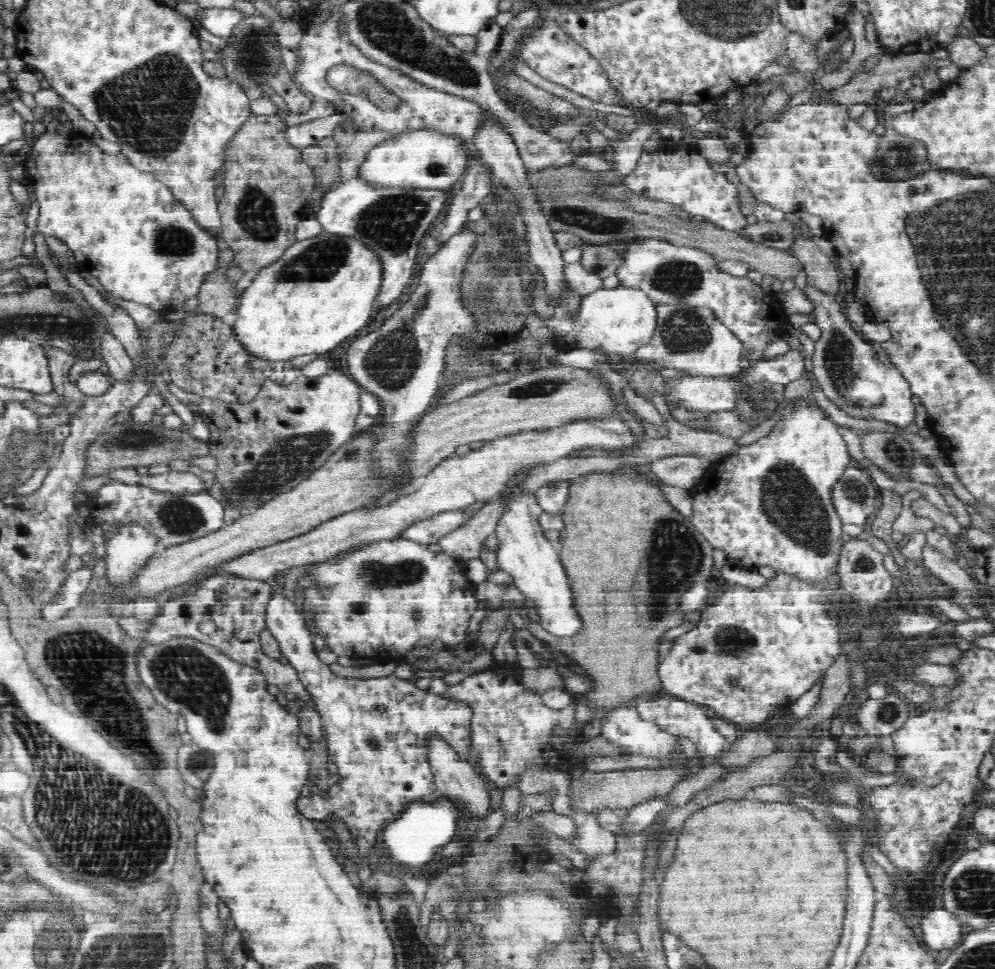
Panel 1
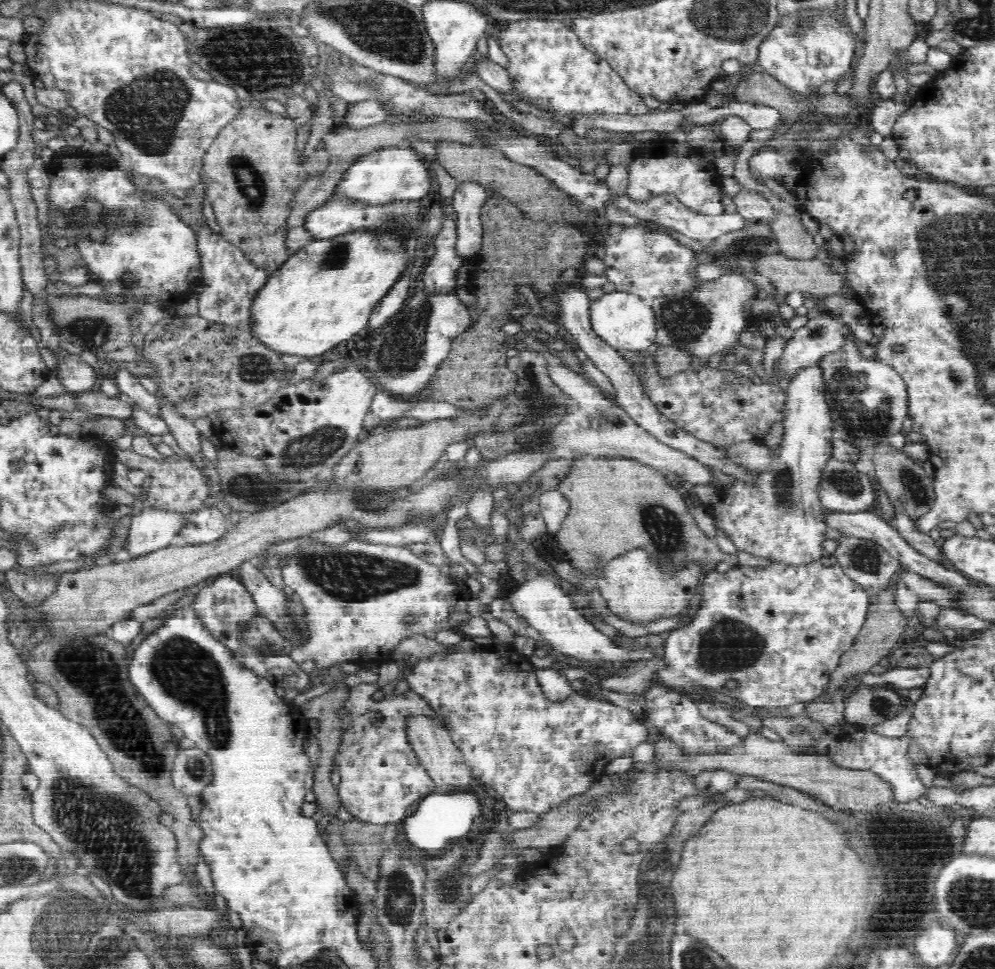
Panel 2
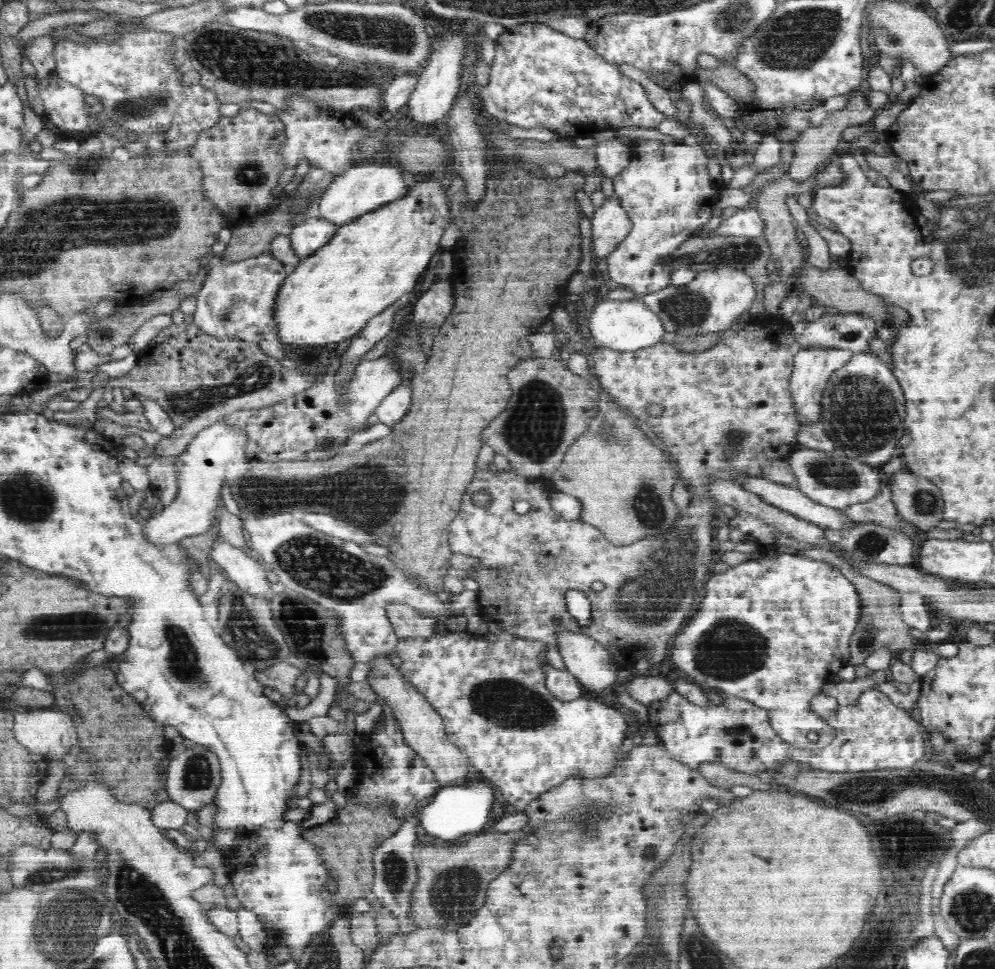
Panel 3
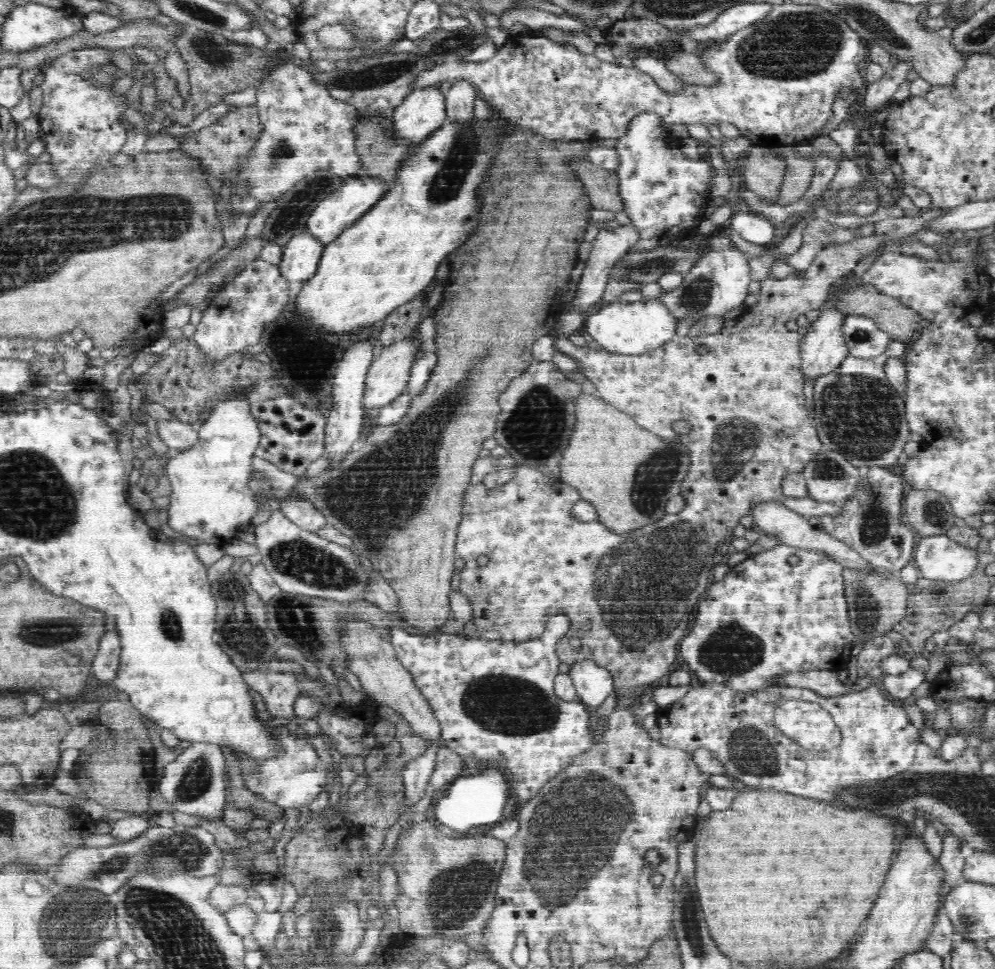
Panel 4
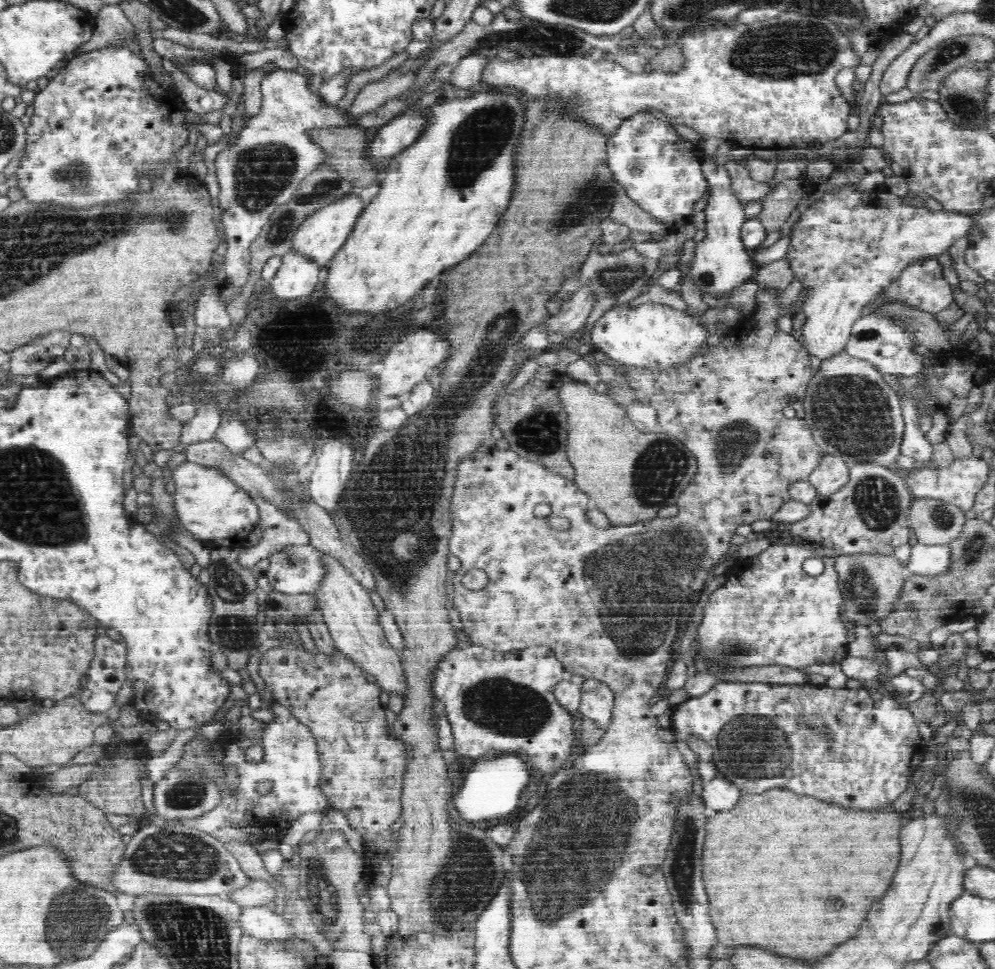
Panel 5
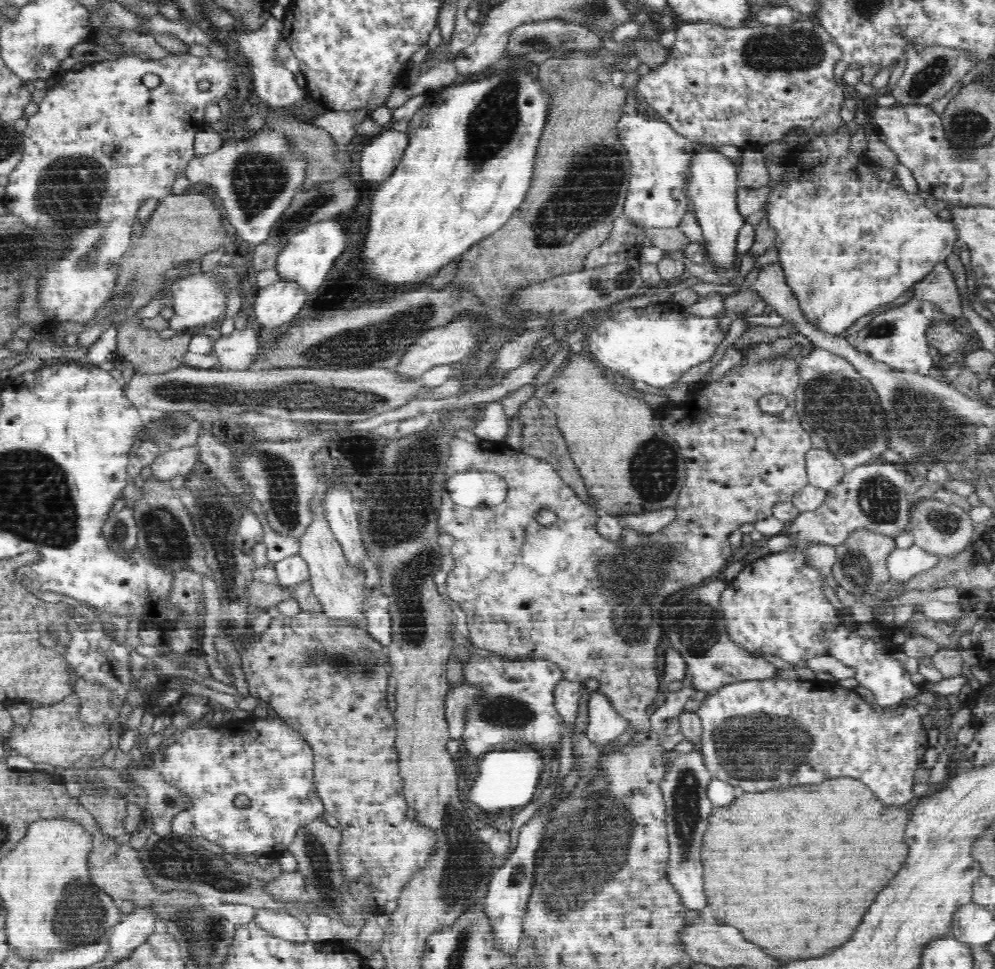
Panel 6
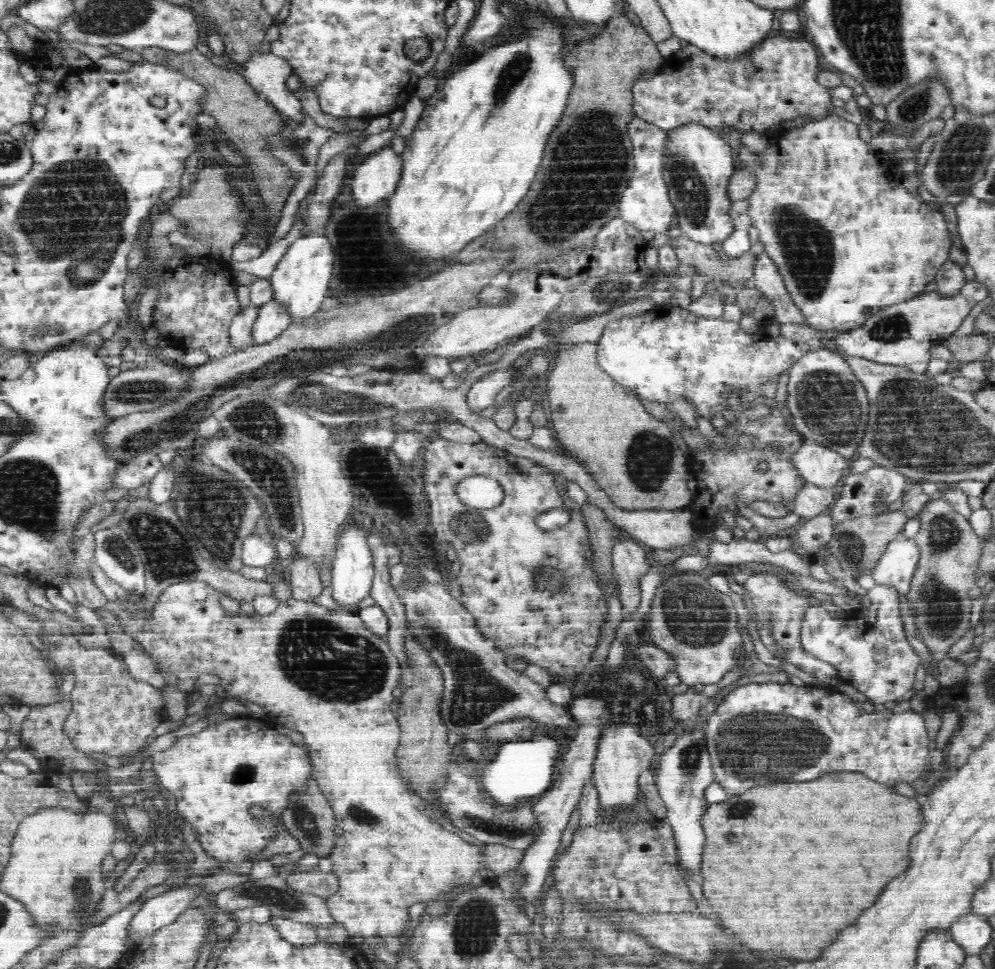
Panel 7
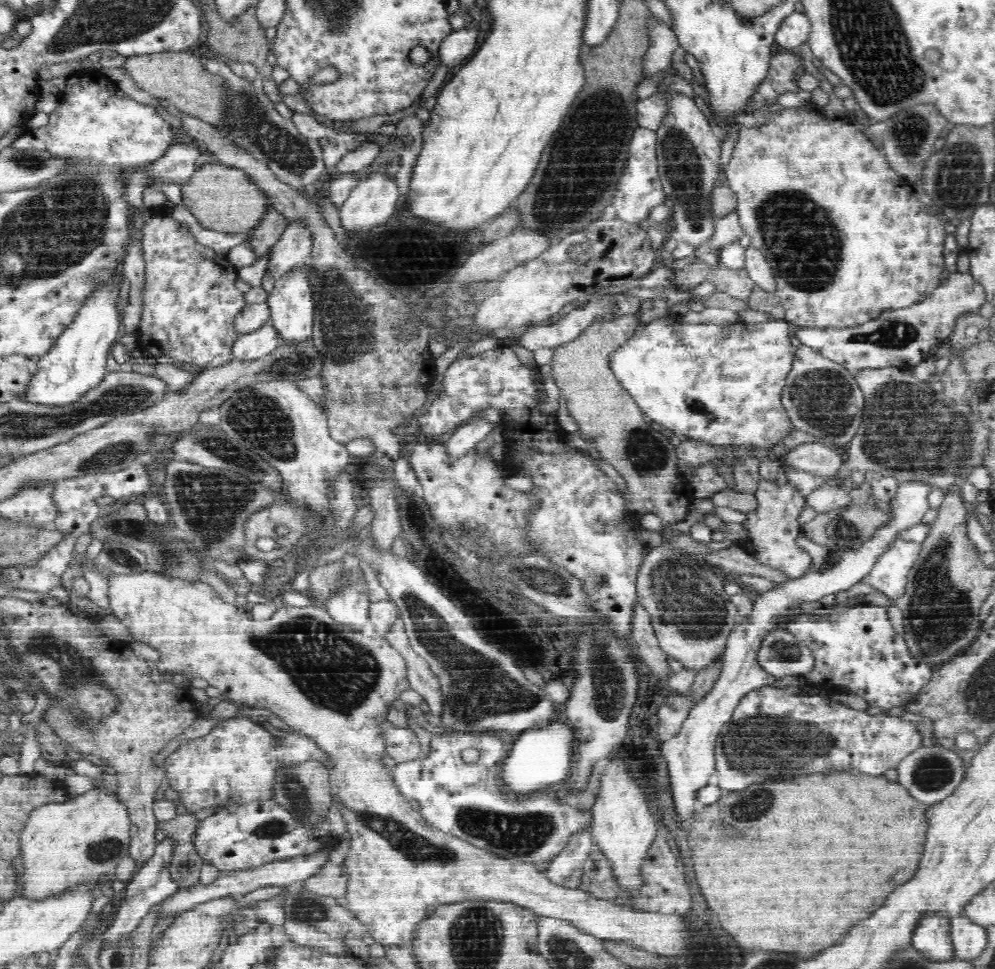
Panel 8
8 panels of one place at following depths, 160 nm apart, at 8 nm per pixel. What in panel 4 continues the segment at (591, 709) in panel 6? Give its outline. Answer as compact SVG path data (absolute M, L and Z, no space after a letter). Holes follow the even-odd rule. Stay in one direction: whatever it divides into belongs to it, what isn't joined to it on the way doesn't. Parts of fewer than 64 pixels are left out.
M584 658L574 662L568 673L573 680L578 700L589 708L598 708L613 692L612 675L591 659Z

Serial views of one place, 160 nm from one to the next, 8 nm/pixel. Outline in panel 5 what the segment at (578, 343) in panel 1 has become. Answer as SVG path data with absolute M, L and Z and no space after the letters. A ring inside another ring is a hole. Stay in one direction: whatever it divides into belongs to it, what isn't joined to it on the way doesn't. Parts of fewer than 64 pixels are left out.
M644 303L632 308L613 307L606 311L591 328L588 340L624 366L658 366L664 370L692 358L692 354L696 354L707 342L709 331L702 325L701 318L692 317L686 311L663 304Z

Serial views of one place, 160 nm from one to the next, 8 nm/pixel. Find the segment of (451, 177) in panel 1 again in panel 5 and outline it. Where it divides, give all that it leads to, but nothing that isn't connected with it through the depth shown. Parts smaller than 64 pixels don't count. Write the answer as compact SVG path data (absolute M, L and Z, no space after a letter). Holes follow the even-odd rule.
M342 196L338 200L334 200L332 204L324 206L311 214L302 222L293 236L291 252L299 252L303 256L311 258L318 266L328 266L332 262L334 254L344 246L344 242L348 240L348 235L352 230L358 216L364 210L364 202L360 196Z

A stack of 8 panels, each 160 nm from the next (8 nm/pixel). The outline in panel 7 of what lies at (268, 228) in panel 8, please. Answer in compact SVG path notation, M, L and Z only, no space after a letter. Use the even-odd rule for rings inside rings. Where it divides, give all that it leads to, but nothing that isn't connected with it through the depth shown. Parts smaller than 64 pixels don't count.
M150 46L139 50L142 55L141 62L159 63L164 67L176 68L176 71L184 72L184 75L191 76L196 82L206 86L207 96L202 100L201 112L215 118L215 127L226 135L226 141L233 144L245 162L258 176L260 198L267 206L267 219L272 226L280 222L282 208L288 201L289 194L294 190L298 178L292 176L292 170L283 162L280 162L271 153L271 147L267 146L268 138L278 138L288 130L286 121L279 110L266 98L260 96L243 75L228 69L215 66L206 56L202 56L196 49L189 49L184 53L174 53L169 49Z

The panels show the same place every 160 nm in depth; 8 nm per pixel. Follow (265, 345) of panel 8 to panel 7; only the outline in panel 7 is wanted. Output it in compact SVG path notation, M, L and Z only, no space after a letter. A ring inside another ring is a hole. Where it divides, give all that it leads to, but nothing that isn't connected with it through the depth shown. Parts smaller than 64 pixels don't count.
M277 300L262 304L258 307L258 318L252 329L251 344L244 345L240 349L246 350L249 346L260 346L278 338L293 321L293 318L286 312L285 306Z

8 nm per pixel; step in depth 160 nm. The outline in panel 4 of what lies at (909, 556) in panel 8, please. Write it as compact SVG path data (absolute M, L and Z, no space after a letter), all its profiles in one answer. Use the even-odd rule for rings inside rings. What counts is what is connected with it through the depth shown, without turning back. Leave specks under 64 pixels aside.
M946 535L922 537L913 552L913 562L924 578L942 582L963 581L975 572L979 554Z

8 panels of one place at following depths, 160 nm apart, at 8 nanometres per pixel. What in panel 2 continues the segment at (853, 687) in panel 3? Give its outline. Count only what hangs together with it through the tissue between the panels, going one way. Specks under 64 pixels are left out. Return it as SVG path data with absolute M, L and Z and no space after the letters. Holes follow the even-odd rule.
M886 687L857 688L843 700L845 722L858 726L882 724L884 720L896 717L898 708L906 702L904 693Z

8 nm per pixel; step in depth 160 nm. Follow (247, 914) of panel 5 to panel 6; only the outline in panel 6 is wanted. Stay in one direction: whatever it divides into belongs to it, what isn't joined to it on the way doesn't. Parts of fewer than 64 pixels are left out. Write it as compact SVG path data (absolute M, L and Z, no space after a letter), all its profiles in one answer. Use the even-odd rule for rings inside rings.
M256 908L254 922L260 925L260 928L264 931L270 931L278 938L285 938L290 942L302 943L308 941L303 921L284 911Z

